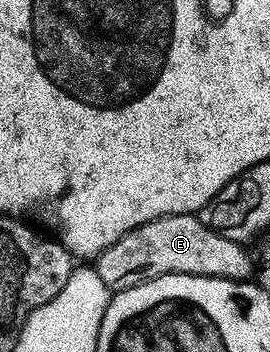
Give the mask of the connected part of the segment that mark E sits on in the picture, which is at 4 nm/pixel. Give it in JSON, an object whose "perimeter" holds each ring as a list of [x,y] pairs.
{"perimeter":[[[173,214],[152,220],[116,240],[96,258],[100,280],[111,292],[127,290],[142,282],[151,282],[165,274],[191,274],[201,278],[227,278],[245,282],[251,277],[254,262],[247,247],[210,230],[201,217]]]}

